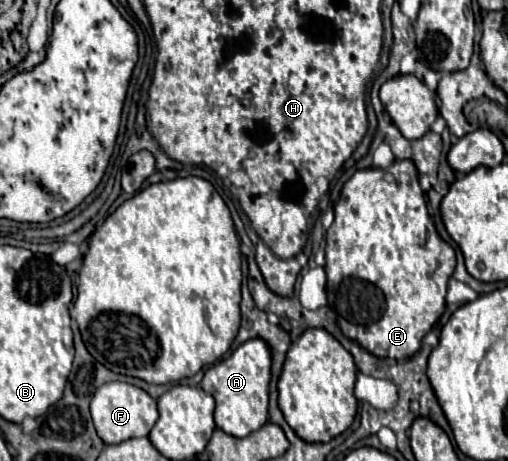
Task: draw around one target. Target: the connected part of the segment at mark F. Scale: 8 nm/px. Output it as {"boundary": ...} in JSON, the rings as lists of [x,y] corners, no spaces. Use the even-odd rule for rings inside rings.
{"boundary":[[[126,382],[102,384],[90,402],[90,412],[92,412],[94,428],[104,444],[120,444],[130,438],[148,436],[154,422],[158,420],[156,400],[148,396],[142,388],[126,384]]]}

